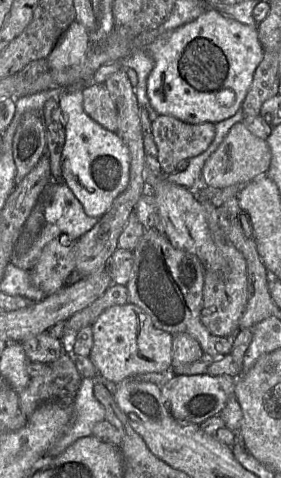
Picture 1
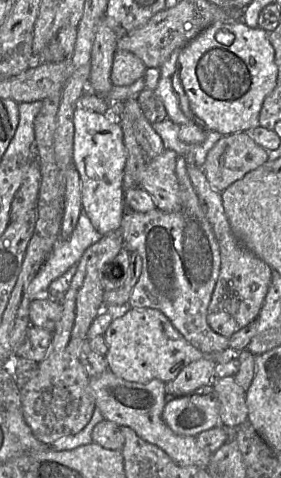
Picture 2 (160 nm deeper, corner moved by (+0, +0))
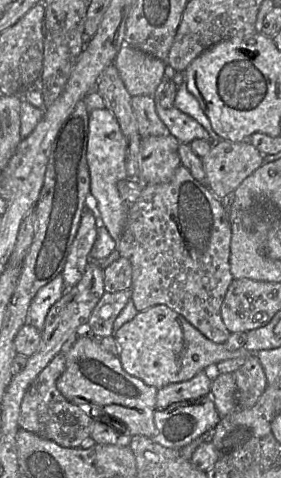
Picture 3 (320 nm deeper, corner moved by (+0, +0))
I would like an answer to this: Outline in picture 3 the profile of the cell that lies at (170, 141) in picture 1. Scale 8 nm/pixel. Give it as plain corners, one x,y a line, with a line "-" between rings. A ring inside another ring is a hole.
179,166
173,174
171,180
162,184
143,185
140,197
133,204
128,204
128,213
126,222
122,231
120,242
117,245
117,251
124,258
127,258
132,266
132,300
138,312
147,310
155,305
165,305
183,316
191,325
200,331
206,338
215,343
225,343
230,332
226,328
221,317
221,306
226,296
227,290
233,280
230,270
230,245
231,245
231,228
227,207
224,201
218,199
211,190
204,184
193,178
191,173
184,166

